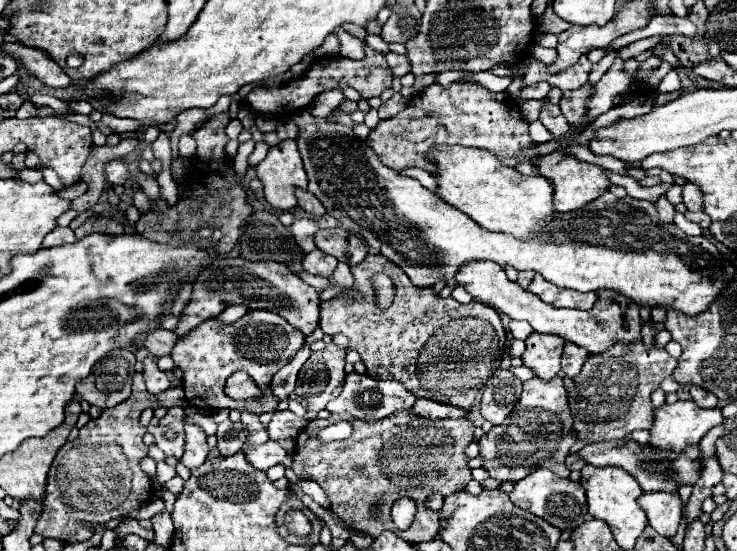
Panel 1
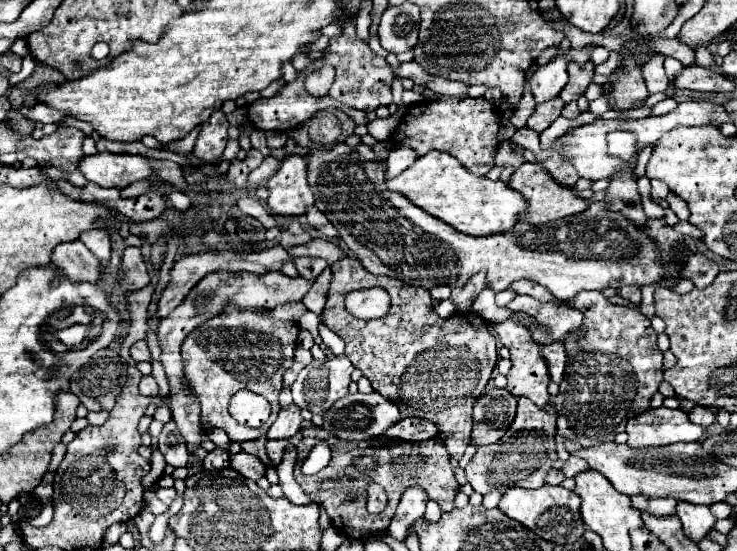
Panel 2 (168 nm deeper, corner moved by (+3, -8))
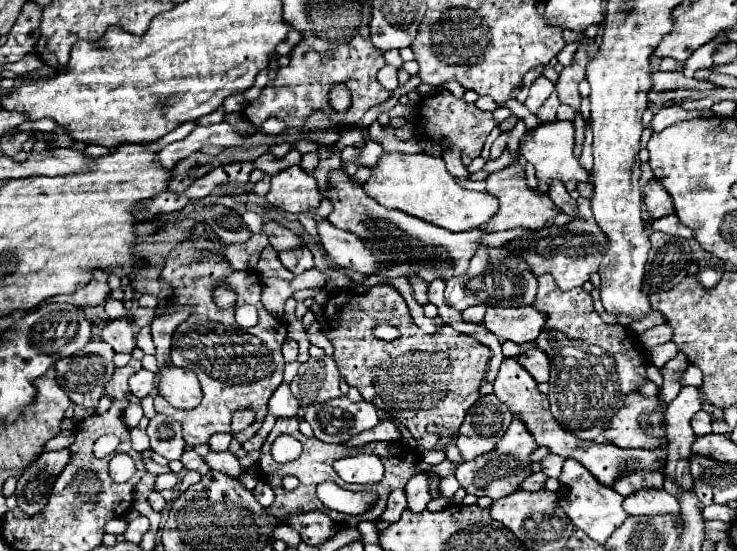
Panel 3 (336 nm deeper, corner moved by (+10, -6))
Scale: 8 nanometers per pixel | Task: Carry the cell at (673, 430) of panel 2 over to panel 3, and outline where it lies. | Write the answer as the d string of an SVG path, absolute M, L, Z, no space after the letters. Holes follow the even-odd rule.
M630 392L624 400L624 406L606 424L606 440L618 448L658 448L658 444L666 446L666 438L662 438L662 442L654 442L654 438L646 438L644 430L638 426L638 418L646 410L658 410L658 398Z

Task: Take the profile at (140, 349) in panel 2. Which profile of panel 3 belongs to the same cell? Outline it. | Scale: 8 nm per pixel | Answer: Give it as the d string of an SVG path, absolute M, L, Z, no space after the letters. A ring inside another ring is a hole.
M128 318L108 322L100 332L100 340L108 342L114 352L132 354L132 350L136 348L136 336L132 330L132 322Z

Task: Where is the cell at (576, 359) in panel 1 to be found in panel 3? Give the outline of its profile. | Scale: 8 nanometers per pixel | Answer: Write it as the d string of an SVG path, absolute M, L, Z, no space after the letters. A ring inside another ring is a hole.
M530 348L524 350L518 358L516 358L536 382L548 382L548 372L550 372L550 364L546 354L542 354L540 348Z

